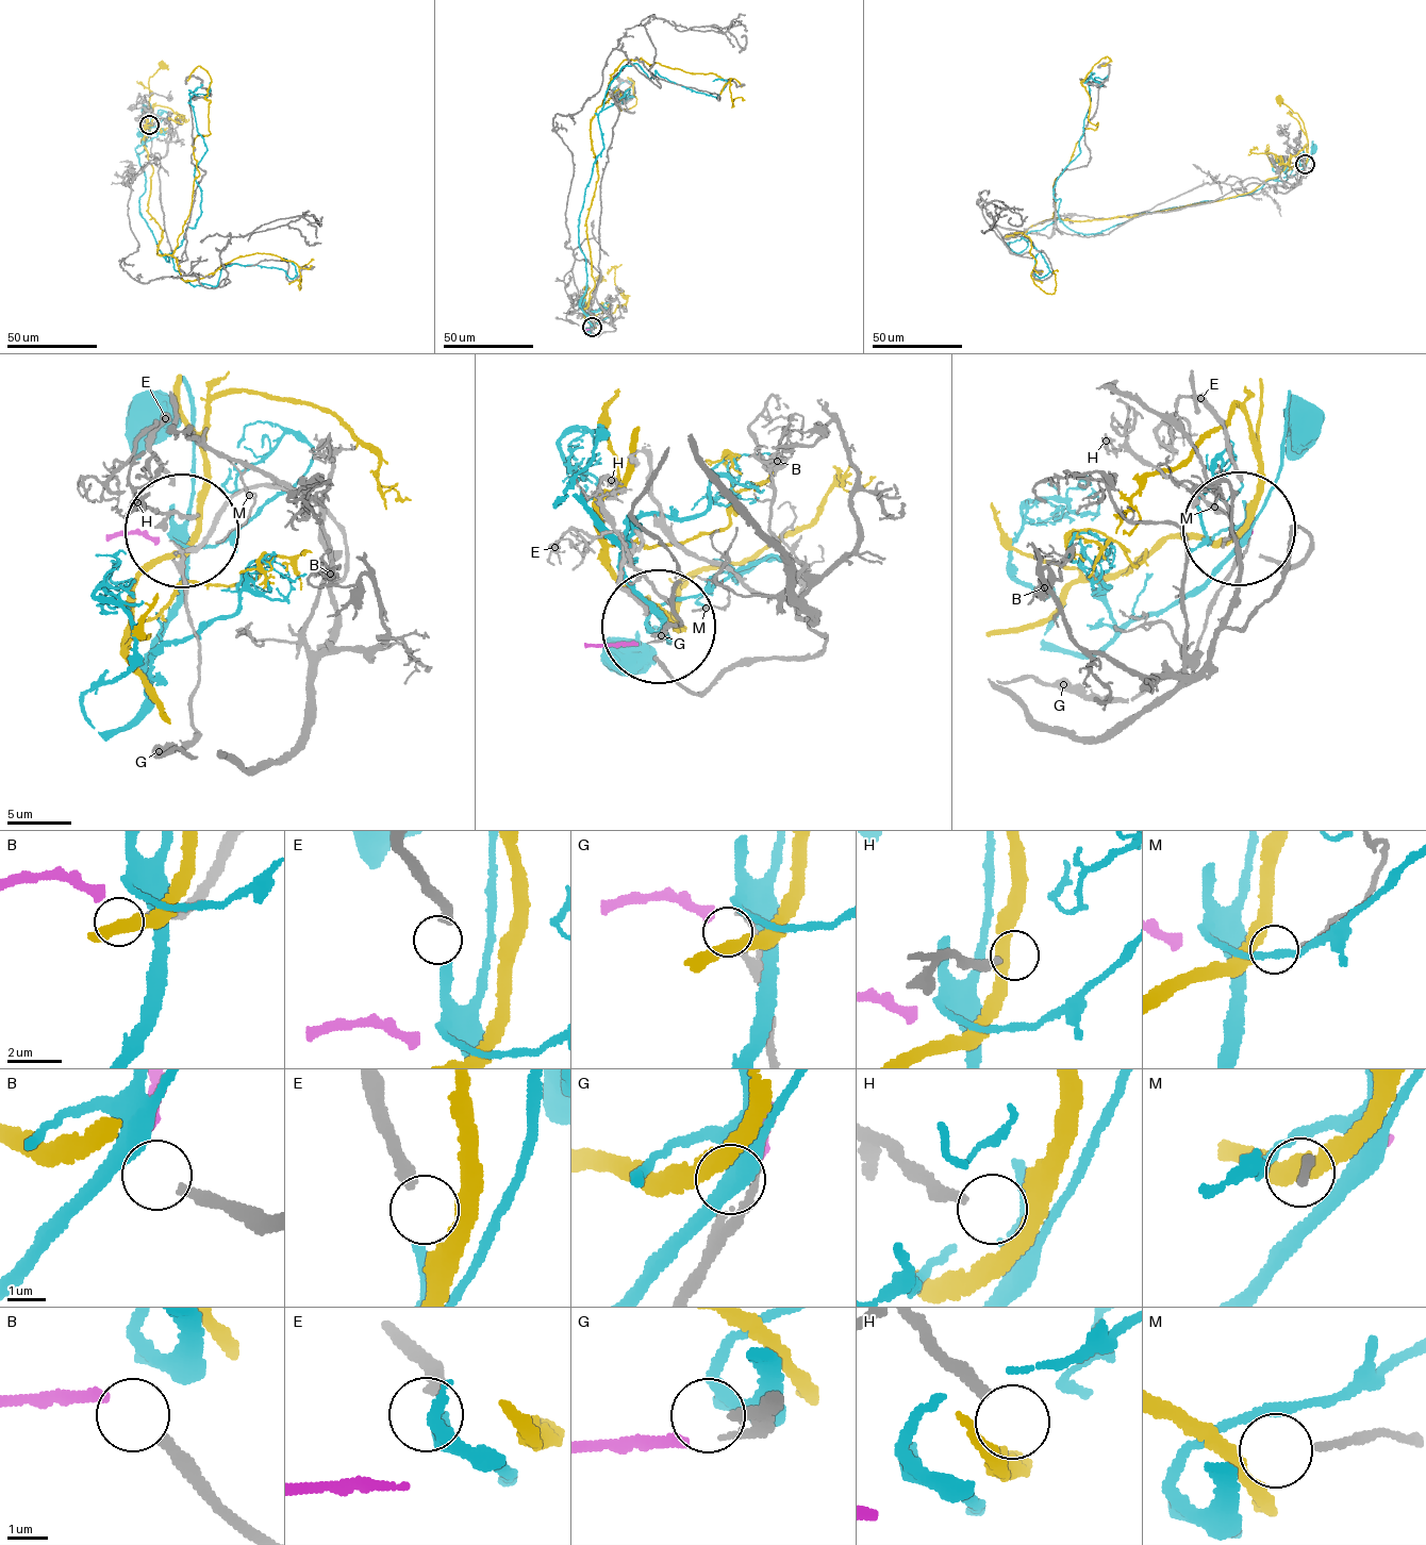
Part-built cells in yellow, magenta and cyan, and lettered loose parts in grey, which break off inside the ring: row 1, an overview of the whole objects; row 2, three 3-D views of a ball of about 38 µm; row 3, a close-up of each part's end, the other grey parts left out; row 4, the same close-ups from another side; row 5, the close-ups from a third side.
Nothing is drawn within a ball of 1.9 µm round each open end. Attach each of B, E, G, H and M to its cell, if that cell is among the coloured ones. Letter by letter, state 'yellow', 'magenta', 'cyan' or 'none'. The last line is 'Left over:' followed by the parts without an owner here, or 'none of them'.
B: none
E: cyan
G: magenta
H: none
M: yellow
Left over: B, H

